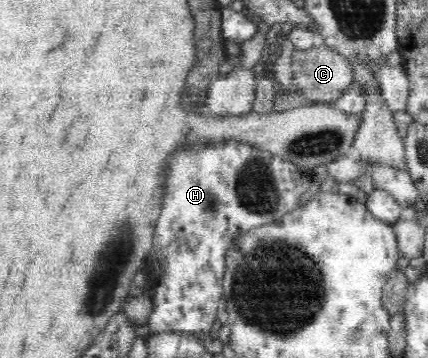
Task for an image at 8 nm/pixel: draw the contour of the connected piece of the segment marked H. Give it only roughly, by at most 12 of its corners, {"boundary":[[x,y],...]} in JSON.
{"boundary":[[234,139],[175,154],[149,330],[209,340],[234,242],[311,170]]}

